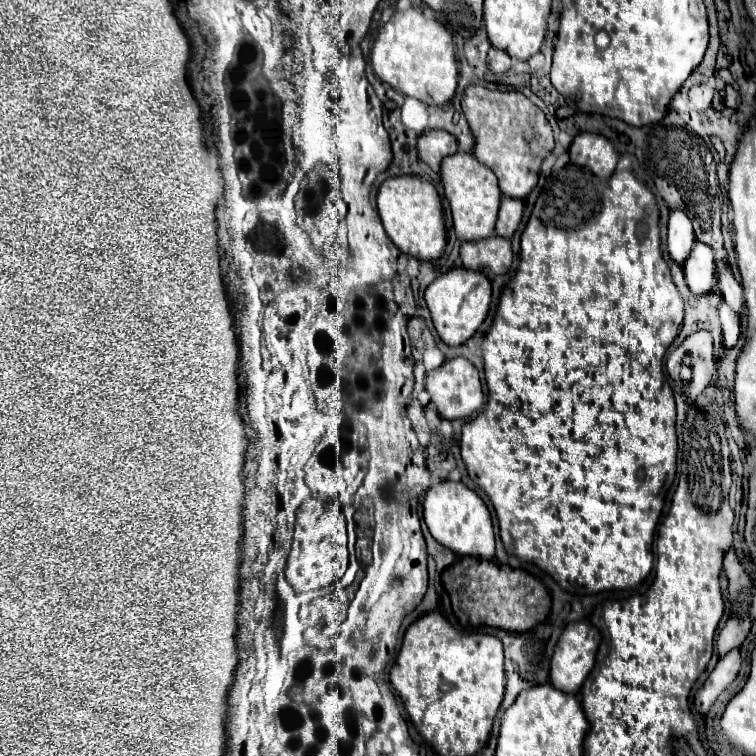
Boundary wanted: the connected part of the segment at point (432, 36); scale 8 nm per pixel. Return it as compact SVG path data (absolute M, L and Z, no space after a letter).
M420 8L394 12L394 16L380 26L370 62L374 74L404 96L416 98L428 106L444 106L454 98L458 86L458 66L452 36L436 18L426 18Z

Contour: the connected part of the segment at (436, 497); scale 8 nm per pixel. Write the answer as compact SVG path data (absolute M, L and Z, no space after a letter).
M442 480L426 492L424 522L430 534L452 552L462 556L478 556L486 560L494 558L494 526L490 510L482 502L482 498L462 482Z

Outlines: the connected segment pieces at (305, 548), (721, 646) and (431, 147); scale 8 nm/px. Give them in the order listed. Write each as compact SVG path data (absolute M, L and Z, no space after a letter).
M308 498L296 510L292 550L286 562L286 580L294 590L304 590L304 592L320 590L344 576L348 566L348 537L346 536L348 531L344 507L346 506L340 506L338 502Z
M730 618L730 620L724 624L724 628L720 630L718 640L716 640L720 658L726 656L730 650L742 646L742 642L746 640L746 636L748 636L748 632L750 632L750 624L752 624L750 620L736 620L736 618Z
M426 130L418 136L418 154L434 172L438 172L442 158L454 154L456 148L456 138L444 130Z

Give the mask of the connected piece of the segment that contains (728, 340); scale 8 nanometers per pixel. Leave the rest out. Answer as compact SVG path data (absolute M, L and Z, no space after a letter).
M720 298L718 304L718 314L720 314L720 322L722 322L722 336L724 336L724 346L732 348L738 340L740 334L740 318L736 312L732 312L728 308L728 302L724 298Z

